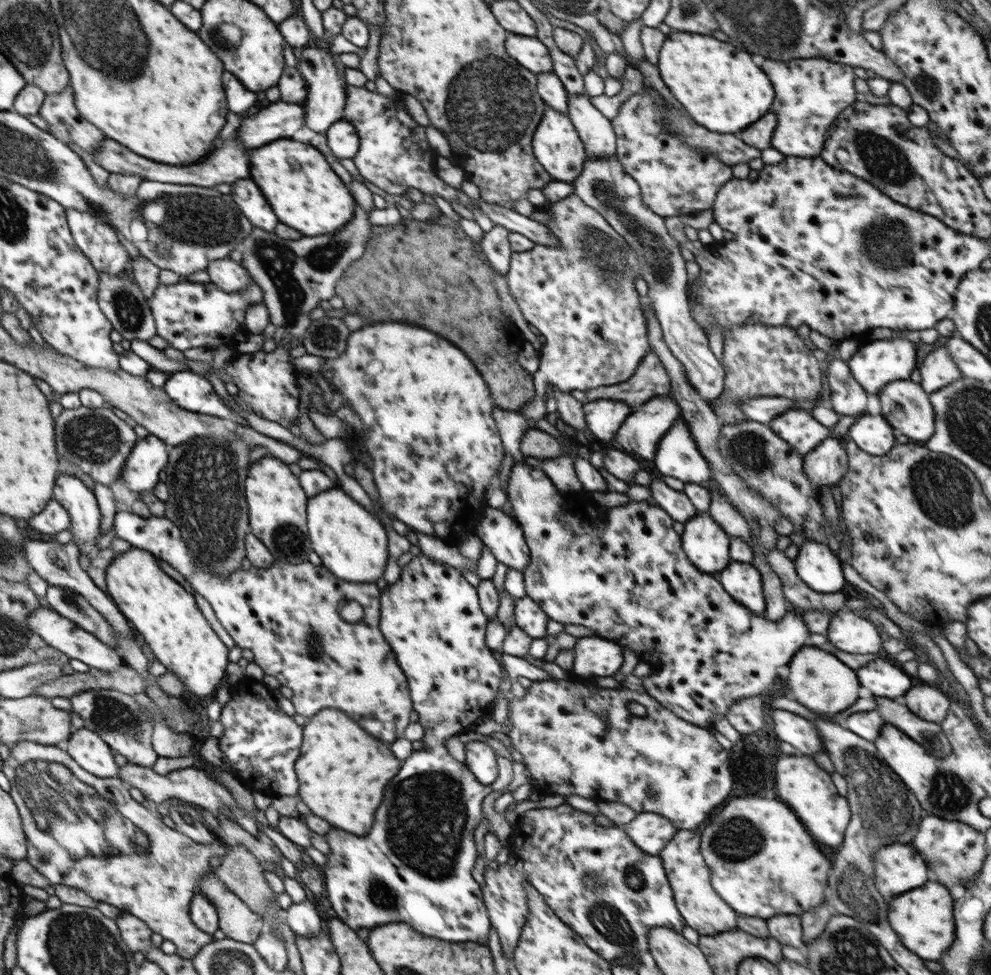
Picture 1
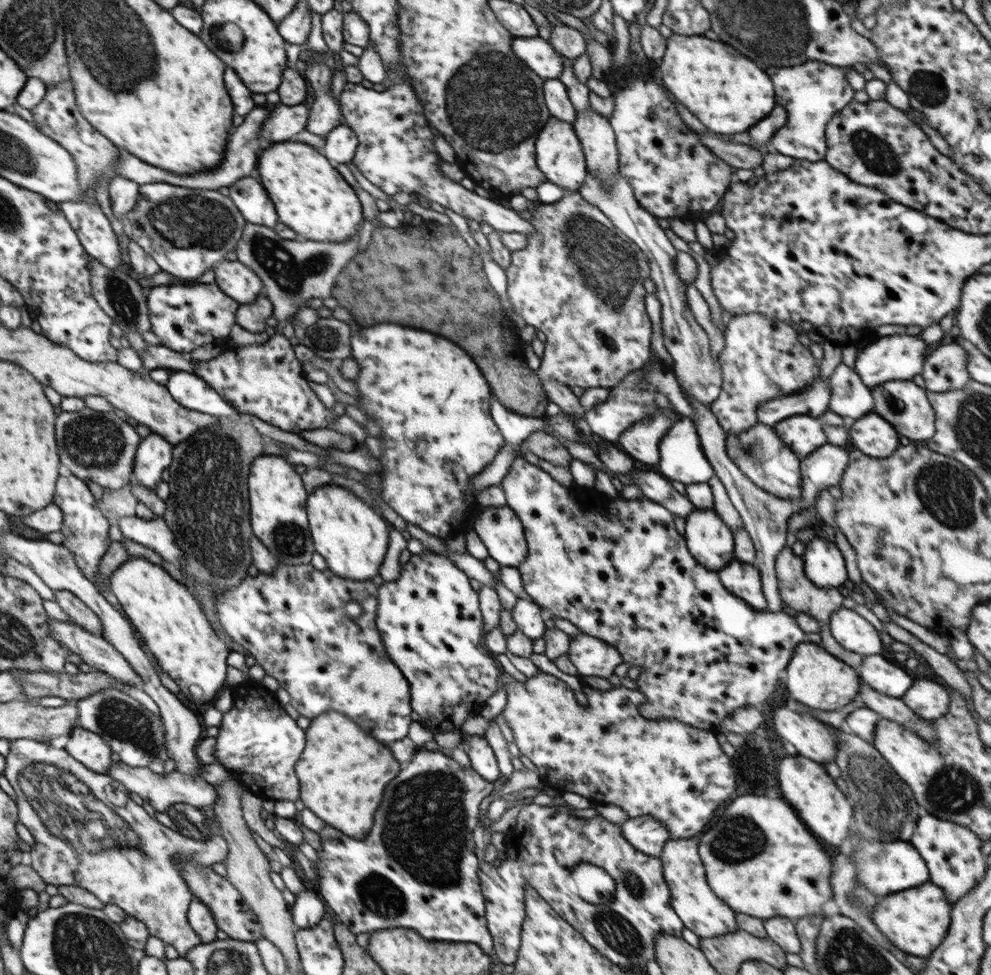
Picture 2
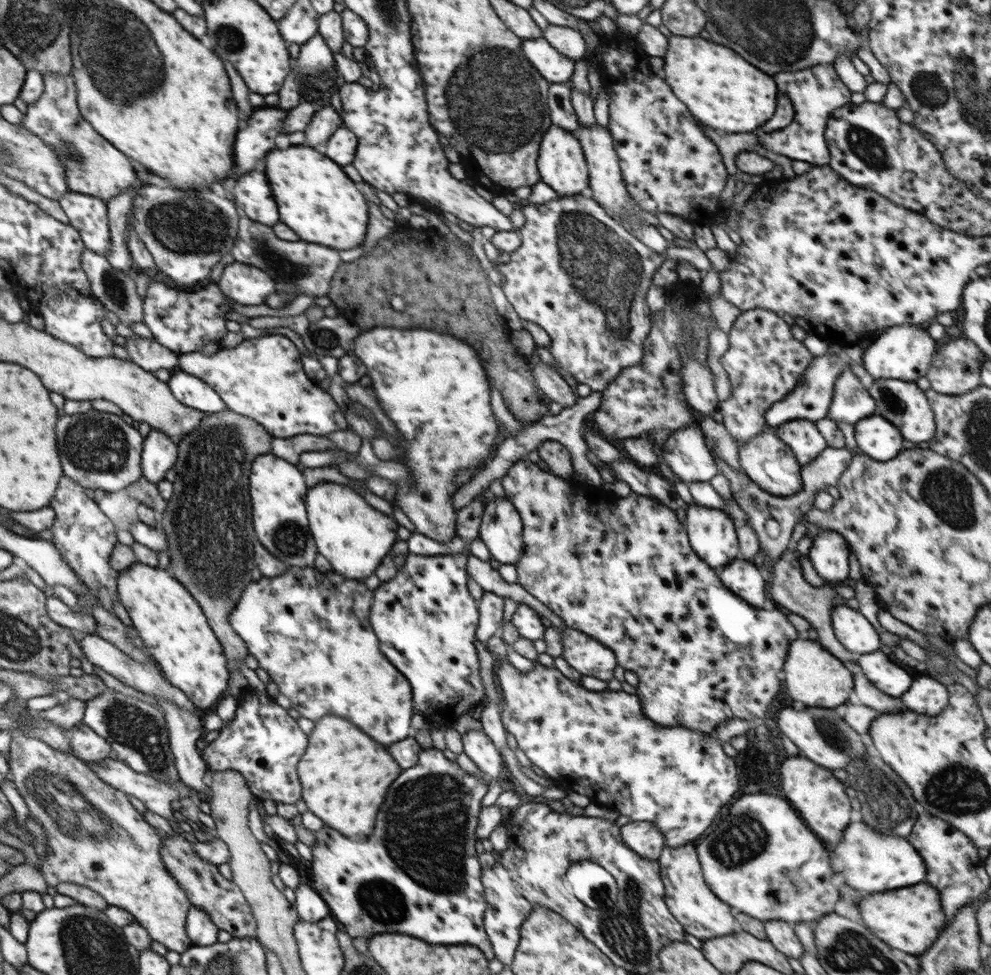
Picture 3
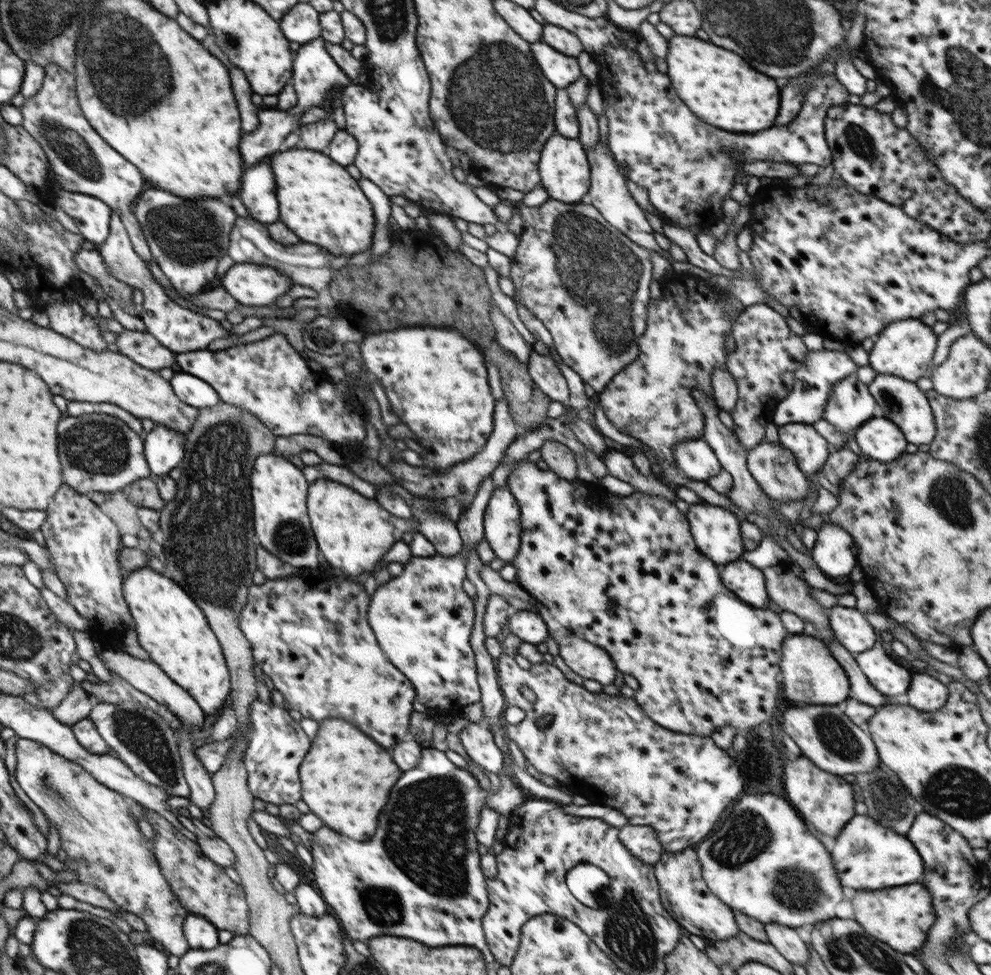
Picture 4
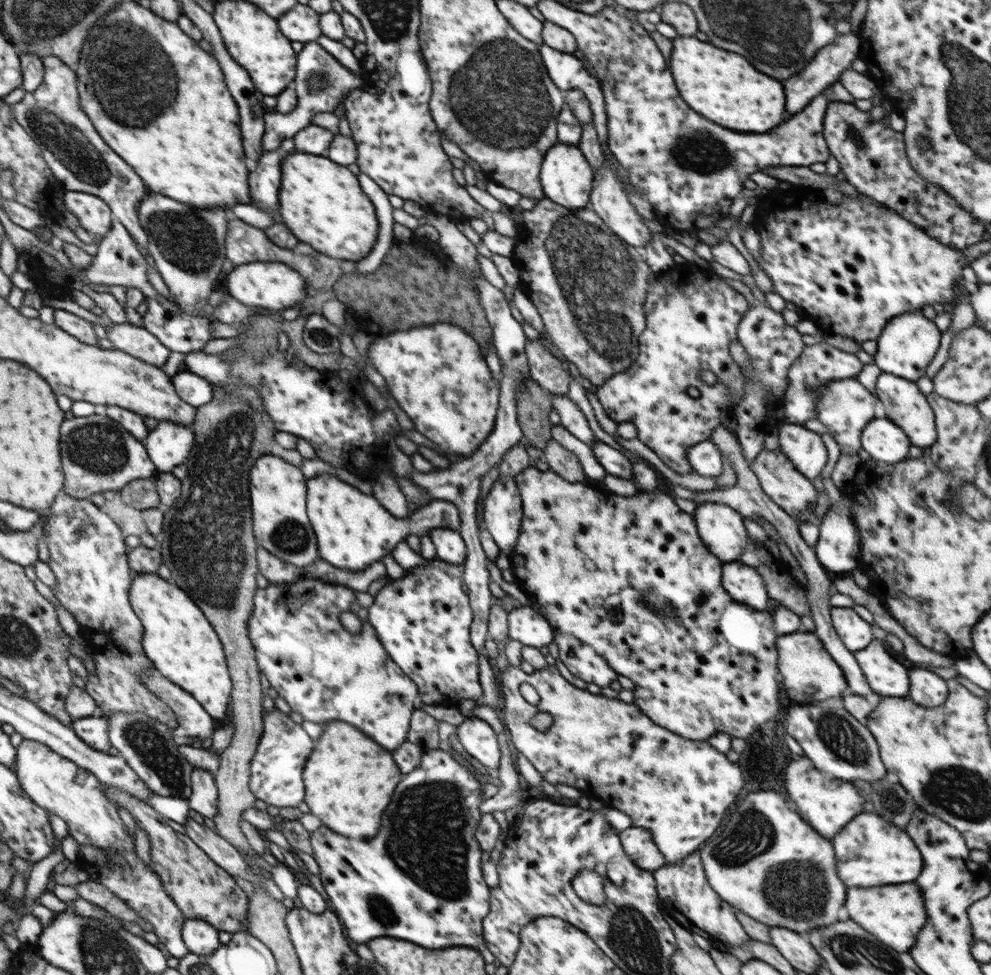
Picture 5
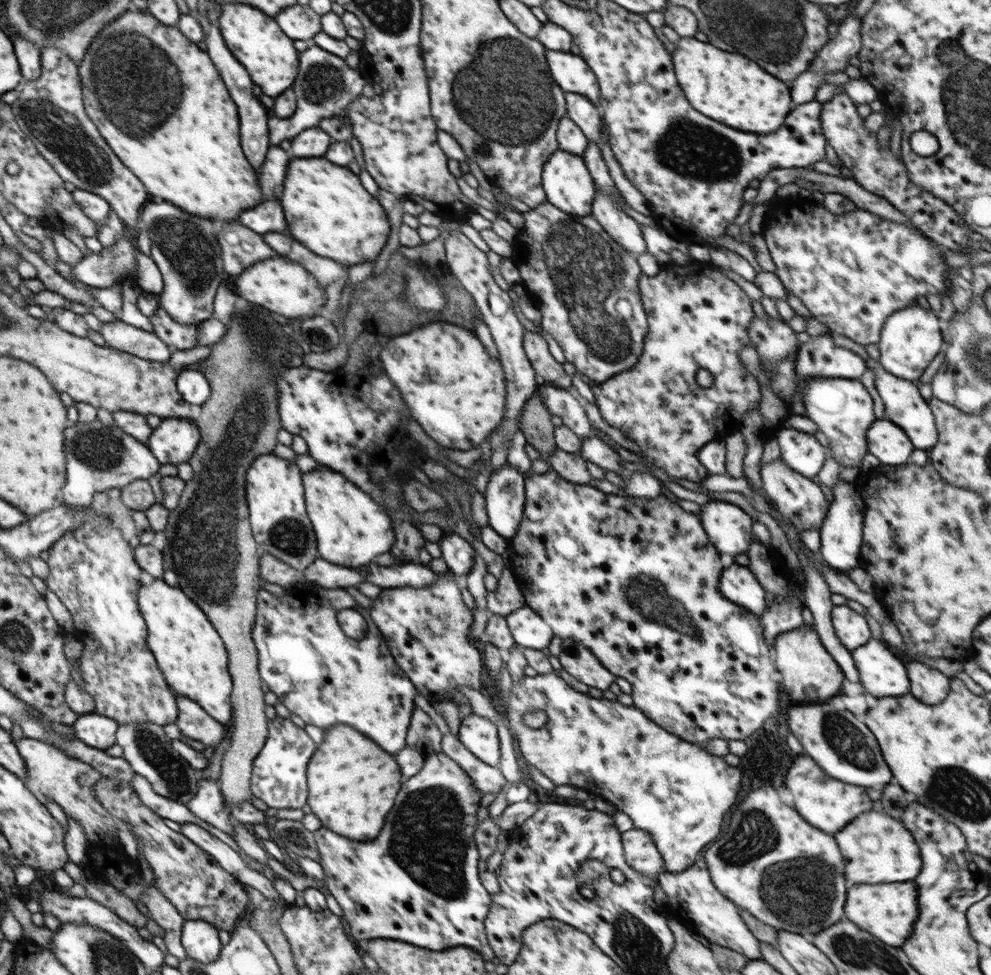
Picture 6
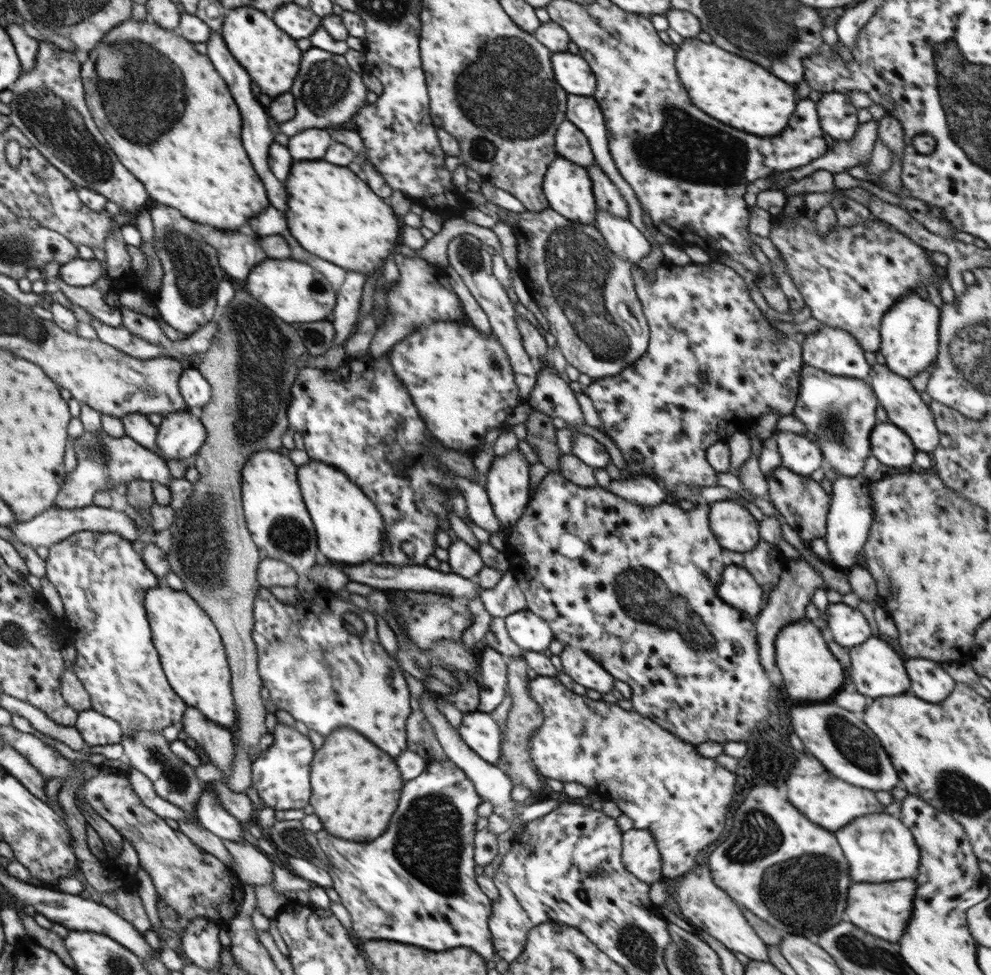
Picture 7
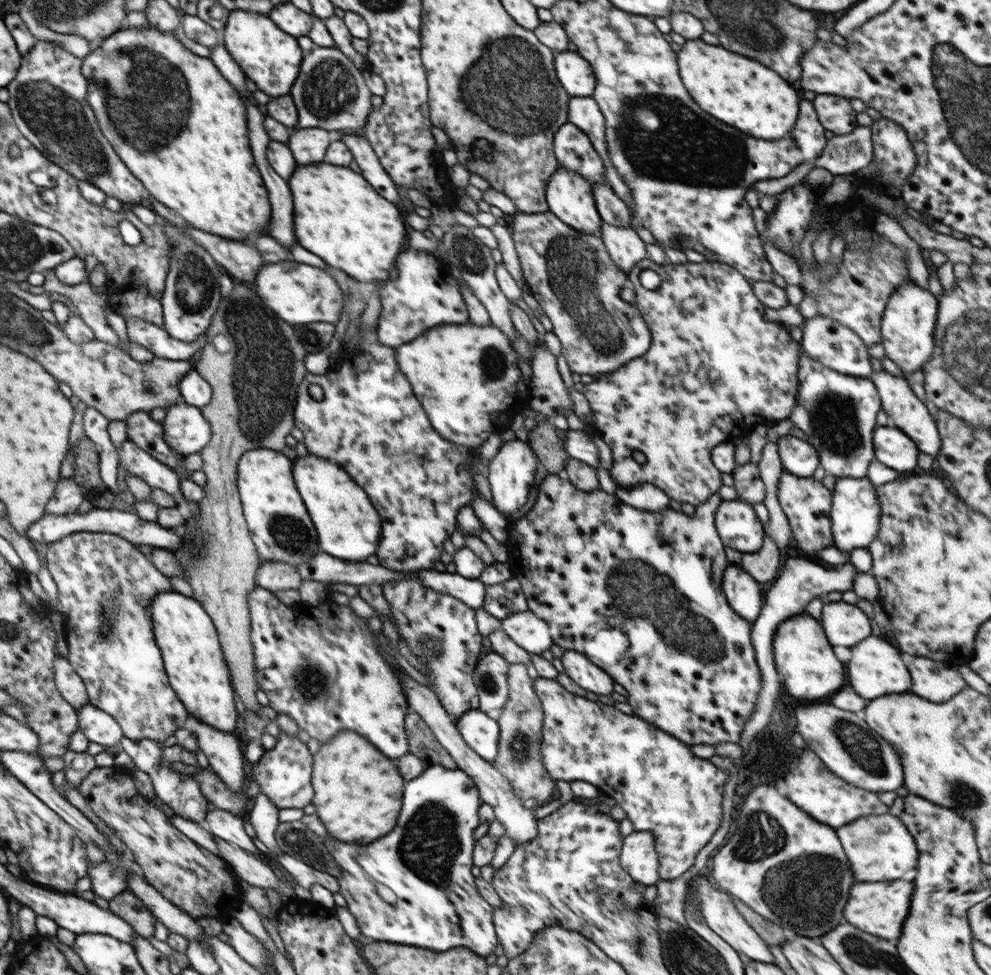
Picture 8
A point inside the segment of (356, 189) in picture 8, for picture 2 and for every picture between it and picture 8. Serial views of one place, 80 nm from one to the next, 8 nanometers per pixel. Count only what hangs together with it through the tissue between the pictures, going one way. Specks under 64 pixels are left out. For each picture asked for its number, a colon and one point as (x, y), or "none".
2: (312, 198)
3: (315, 199)
4: (320, 202)
5: (322, 203)
6: (328, 210)
7: (332, 213)

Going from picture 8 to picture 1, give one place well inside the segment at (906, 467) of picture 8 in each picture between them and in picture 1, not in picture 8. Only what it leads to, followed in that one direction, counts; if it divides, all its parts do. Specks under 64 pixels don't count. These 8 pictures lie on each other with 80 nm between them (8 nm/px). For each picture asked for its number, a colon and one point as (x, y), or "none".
1: (873, 435)
2: (872, 435)
3: (875, 437)
4: (880, 440)
5: (884, 441)
6: (886, 441)
7: (890, 445)

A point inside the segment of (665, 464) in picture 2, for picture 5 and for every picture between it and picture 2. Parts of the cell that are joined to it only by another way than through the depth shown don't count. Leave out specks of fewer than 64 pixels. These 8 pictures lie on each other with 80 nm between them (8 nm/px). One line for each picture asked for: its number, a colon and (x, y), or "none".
3: (687, 453)
4: (695, 458)
5: (706, 459)

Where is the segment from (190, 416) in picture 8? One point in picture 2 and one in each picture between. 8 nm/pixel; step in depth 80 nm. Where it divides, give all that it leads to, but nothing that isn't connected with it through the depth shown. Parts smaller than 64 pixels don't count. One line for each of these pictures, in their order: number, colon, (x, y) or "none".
2: (153, 456)
3: (159, 453)
4: (163, 448)
5: (168, 445)
6: (174, 441)
7: (181, 435)

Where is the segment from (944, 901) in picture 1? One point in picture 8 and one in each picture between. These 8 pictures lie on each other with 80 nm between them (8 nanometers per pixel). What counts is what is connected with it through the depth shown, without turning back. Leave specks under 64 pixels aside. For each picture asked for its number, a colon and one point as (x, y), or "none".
2: (916, 920)
3: (909, 919)
4: (901, 917)
5: (894, 914)
6: (887, 911)
7: (883, 910)
8: (879, 908)

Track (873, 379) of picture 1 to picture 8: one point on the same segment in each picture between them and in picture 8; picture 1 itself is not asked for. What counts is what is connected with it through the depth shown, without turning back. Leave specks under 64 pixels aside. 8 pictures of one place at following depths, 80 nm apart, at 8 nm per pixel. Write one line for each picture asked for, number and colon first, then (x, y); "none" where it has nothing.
2: (900, 356)
3: (905, 352)
4: (905, 348)
5: (906, 346)
6: (911, 338)
7: (909, 331)
8: (908, 325)

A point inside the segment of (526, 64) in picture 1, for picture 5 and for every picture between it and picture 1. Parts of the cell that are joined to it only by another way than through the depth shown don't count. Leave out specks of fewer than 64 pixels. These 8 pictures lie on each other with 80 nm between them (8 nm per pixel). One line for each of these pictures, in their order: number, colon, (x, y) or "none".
2: (536, 52)
3: (556, 68)
4: (561, 70)
5: (568, 72)

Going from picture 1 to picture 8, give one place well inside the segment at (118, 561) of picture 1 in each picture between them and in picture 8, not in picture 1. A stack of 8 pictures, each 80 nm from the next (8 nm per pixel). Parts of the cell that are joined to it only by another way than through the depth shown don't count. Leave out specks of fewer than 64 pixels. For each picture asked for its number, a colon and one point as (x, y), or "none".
2: (175, 631)
3: (172, 628)
4: (171, 627)
5: (180, 641)
6: (188, 649)
7: (192, 654)
8: (197, 670)

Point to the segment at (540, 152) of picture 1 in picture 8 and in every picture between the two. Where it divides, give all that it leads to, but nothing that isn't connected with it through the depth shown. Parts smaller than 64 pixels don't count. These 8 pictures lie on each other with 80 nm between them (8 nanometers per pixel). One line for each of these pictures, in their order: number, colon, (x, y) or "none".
2: (559, 154)
3: (561, 162)
4: (565, 173)
5: (566, 176)
6: (567, 183)
7: (568, 188)
8: (569, 196)

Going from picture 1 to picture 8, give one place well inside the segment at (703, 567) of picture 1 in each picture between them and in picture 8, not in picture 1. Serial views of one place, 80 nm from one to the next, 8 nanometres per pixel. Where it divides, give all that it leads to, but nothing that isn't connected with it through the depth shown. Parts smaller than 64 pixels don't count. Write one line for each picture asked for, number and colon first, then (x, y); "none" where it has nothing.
2: (710, 540)
3: (712, 533)
4: (716, 530)
5: (722, 528)
6: (730, 528)
7: (734, 527)
8: (738, 526)

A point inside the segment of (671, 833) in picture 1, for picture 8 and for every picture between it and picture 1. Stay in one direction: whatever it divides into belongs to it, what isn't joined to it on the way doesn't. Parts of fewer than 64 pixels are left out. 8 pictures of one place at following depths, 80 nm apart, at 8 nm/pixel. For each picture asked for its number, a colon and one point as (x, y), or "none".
2: (647, 834)
3: (642, 837)
4: (641, 841)
5: (638, 843)
6: (641, 854)
7: (640, 855)
8: (639, 858)

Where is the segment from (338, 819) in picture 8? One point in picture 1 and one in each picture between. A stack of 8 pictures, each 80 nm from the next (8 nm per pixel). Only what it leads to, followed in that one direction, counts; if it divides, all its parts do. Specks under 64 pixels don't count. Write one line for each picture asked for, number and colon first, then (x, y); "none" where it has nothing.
1: (342, 771)
2: (342, 773)
3: (344, 774)
4: (346, 777)
5: (349, 780)
6: (353, 783)
7: (355, 786)

